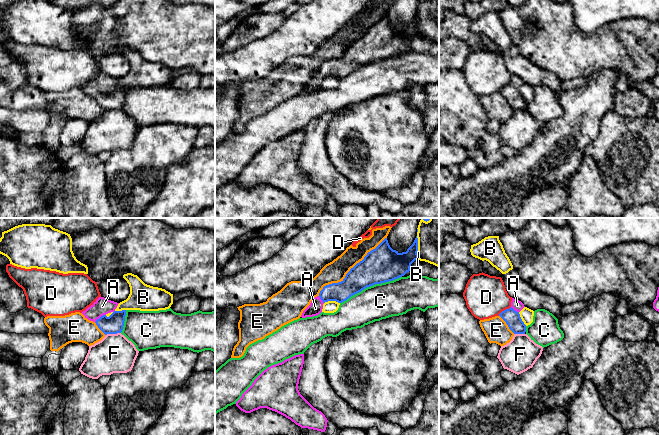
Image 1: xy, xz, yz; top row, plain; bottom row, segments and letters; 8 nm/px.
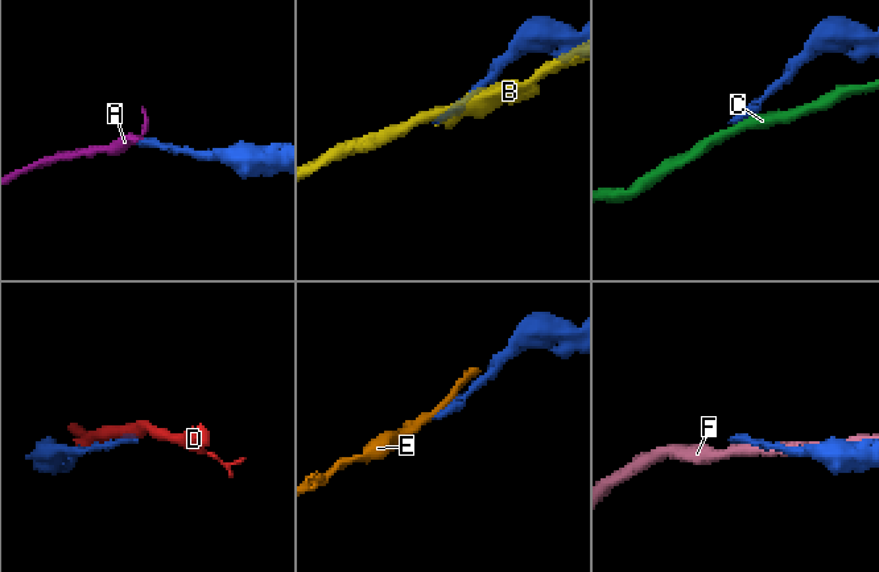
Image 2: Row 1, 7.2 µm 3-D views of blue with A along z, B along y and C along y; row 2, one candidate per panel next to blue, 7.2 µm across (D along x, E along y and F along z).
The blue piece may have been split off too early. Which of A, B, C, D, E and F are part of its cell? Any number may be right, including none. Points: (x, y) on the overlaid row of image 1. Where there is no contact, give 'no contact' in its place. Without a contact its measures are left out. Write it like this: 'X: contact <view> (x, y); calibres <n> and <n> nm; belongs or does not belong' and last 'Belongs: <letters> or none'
A: contact xy (100, 317); calibres 150 and 140 nm; belongs
B: contact xz (417, 247); calibres 220 and 340 nm; does not belong
C: contact xz (370, 285); calibres 280 and 280 nm; does not belong
D: contact yz (504, 310); calibres 130 and 340 nm; does not belong
E: contact xz (350, 269); calibres 280 and 170 nm; does not belong
F: contact xy (112, 333); calibres 150 and 300 nm; does not belong
Belongs: A

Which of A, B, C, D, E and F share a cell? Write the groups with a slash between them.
A / B / C / D / E / F

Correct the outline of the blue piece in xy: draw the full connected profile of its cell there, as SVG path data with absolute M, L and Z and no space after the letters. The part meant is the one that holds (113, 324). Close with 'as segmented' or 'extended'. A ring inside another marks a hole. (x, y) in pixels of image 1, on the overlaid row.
M99 297L82 314L90 321L96 323L105 334L121 333L124 326L126 310L116 311L119 303Z; extended

